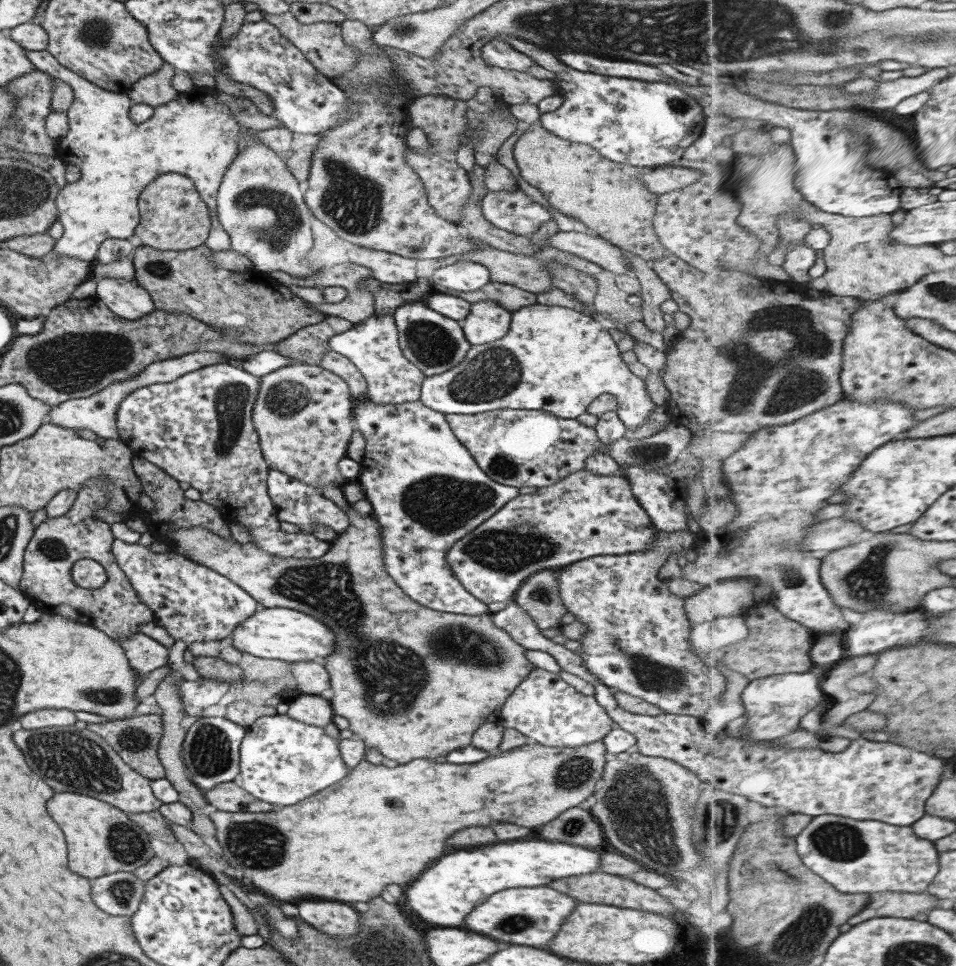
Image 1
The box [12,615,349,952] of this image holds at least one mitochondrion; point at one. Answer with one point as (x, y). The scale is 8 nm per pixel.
(72, 760)

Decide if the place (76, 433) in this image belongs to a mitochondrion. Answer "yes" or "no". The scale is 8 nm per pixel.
no

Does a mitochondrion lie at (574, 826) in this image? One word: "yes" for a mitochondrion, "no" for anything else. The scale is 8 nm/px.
yes

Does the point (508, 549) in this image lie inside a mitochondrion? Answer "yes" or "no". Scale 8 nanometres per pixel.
yes

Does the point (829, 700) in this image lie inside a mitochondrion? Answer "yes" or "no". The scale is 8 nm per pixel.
no

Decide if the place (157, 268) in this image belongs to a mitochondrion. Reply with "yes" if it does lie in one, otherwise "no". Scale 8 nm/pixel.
yes

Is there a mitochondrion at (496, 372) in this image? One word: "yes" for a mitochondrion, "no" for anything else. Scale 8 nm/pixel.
yes

